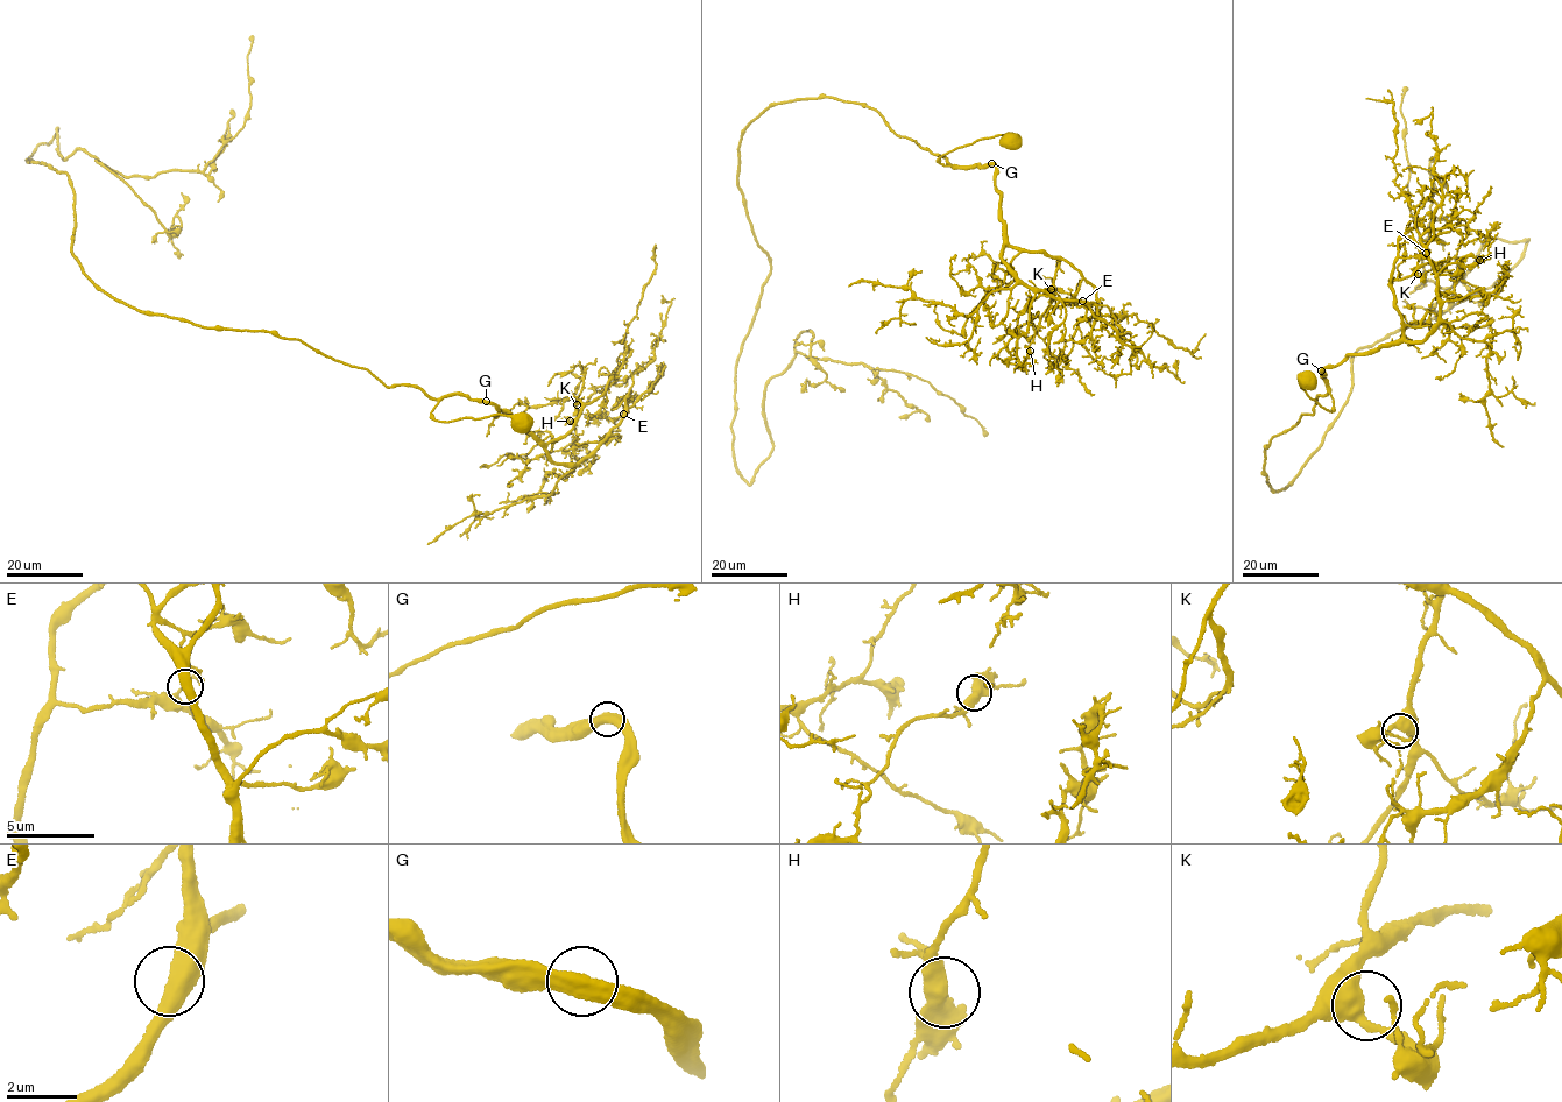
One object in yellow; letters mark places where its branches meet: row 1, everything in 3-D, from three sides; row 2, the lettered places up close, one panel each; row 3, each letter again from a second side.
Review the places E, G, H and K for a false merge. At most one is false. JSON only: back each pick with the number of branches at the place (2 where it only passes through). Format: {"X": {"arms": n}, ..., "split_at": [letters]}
{"split_at": []}

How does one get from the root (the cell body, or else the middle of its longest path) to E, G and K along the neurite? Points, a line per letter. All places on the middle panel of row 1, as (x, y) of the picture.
E: (1012, 142), (1003, 135), (983, 139), (947, 153), (939, 162), (995, 165), (1003, 263), (1027, 285), (1082, 301)
G: (1012, 142), (1003, 135), (983, 139), (939, 159), (940, 163), (959, 168), (991, 163)
K: (1012, 142), (1003, 135), (983, 139), (947, 153), (939, 162), (995, 165), (1003, 240), (1059, 258), (1051, 289)

